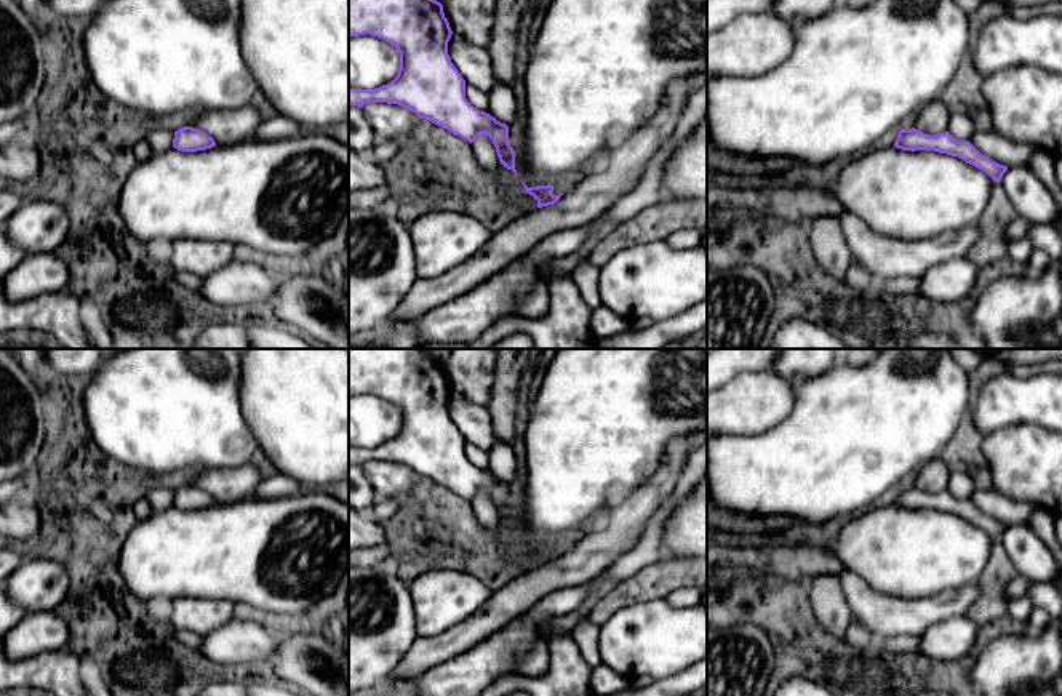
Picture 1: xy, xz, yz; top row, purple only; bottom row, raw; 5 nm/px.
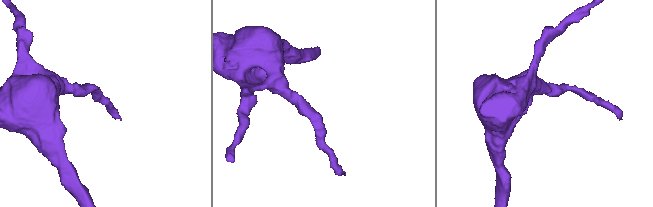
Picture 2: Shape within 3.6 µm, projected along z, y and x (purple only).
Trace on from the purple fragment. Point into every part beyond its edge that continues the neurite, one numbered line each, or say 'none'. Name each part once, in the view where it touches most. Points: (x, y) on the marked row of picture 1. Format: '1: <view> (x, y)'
none

